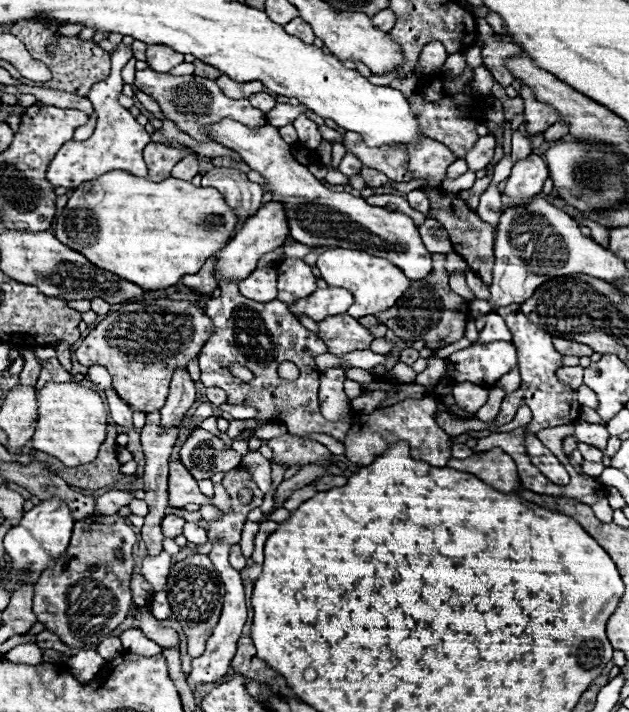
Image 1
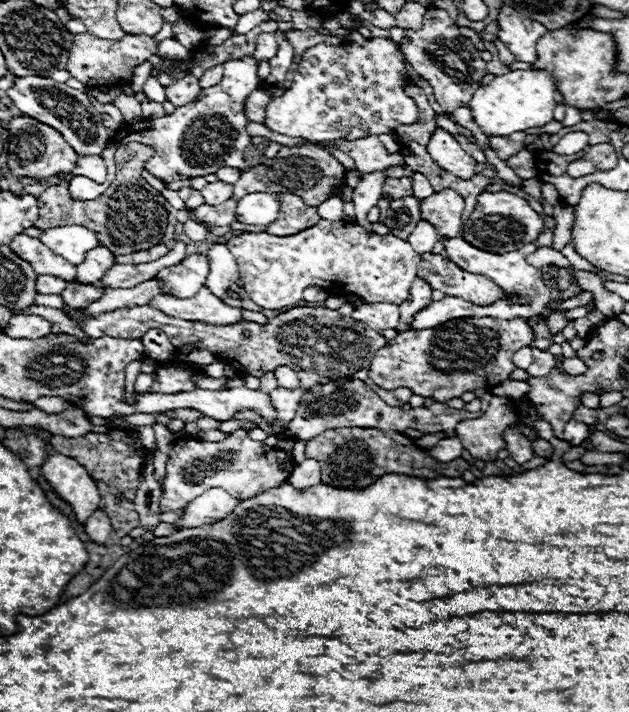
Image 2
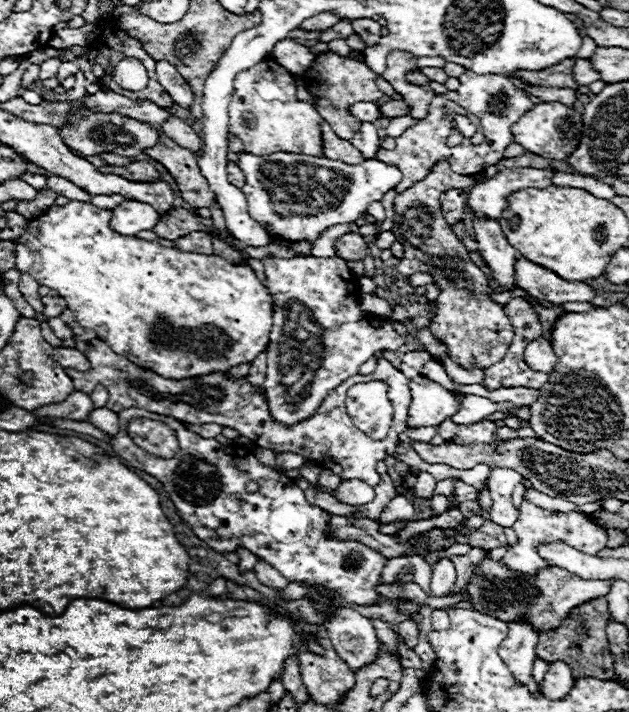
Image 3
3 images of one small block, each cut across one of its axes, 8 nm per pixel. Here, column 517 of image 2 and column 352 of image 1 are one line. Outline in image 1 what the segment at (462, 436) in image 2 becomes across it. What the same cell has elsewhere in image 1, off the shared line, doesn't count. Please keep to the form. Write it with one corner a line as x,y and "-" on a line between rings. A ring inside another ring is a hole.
220,282
220,298
212,298
206,302
206,314
214,322
214,336
204,344
198,364
202,370
202,384
206,388
216,386
222,388
228,394
230,406
250,406
258,412
254,418
258,422
256,428
264,426
268,420
278,420
284,426
288,426
290,436
308,436
314,432
328,434
334,440
342,442
348,428
352,426
354,416
348,414
336,422
326,420
320,414
320,402
318,402
318,380
320,370
314,364
314,358
318,354
326,354
326,344
310,330
306,330
296,316
288,310
286,304
280,300
274,302
254,302
244,298
236,282
-
280,362
294,362
300,368
300,378
294,382
284,382
278,378
278,364
-
230,364
244,364
254,372
254,382
242,382
240,378
232,376
228,370

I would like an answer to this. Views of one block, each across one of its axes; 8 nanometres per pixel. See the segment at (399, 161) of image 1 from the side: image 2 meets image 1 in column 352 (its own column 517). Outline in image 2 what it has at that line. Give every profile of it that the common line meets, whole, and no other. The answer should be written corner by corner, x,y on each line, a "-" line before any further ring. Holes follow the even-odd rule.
516,132
508,138
502,138
502,136
492,136
490,138
490,148
498,154
500,160
508,160
510,156
518,154
520,150
526,148
526,142
524,142
526,134
524,132

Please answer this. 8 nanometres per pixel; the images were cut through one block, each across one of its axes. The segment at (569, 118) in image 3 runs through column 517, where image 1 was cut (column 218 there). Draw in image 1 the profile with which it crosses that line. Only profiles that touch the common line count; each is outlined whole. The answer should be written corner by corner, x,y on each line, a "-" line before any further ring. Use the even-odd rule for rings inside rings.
220,120
208,132
214,142
236,150
242,160
266,178
266,192
272,192
272,200
286,204
286,216
290,222
290,236
306,246
326,248
350,248
370,256
386,258
396,264
410,280
422,280
428,276
430,252
424,248
416,224
404,212
390,212
386,208
370,206
364,198
348,192
332,192
322,180
314,178
310,170
298,164
290,152
290,146
280,138
278,128
266,124
258,130
250,130
236,120

